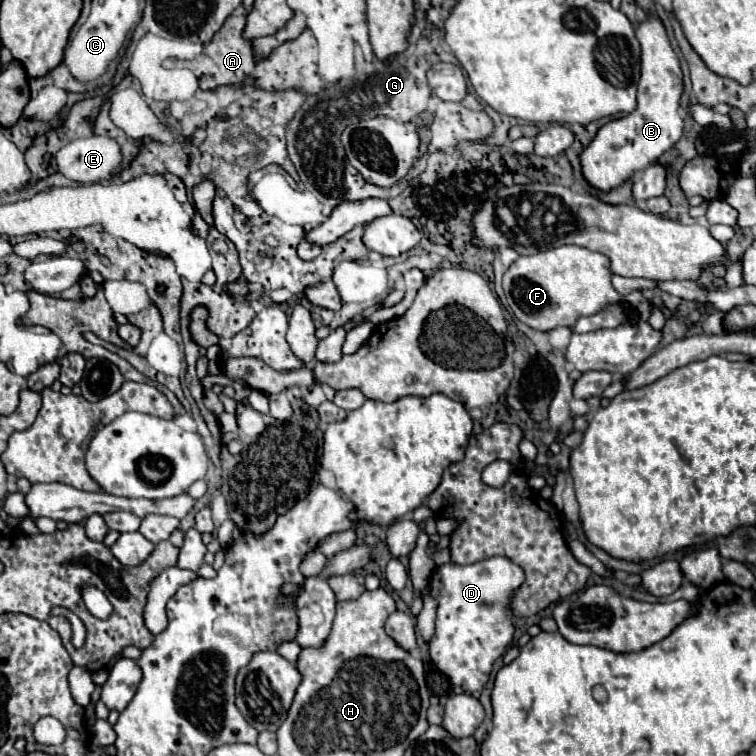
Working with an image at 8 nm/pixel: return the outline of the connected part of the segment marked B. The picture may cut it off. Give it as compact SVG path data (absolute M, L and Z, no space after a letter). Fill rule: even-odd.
M650 15L638 29L638 41L642 45L642 75L638 83L638 107L636 111L602 125L596 137L582 149L580 165L584 179L598 191L612 191L624 185L636 171L646 169L662 153L666 153L682 137L684 121L678 113L682 95L682 71L676 53L670 47L664 25L656 15Z

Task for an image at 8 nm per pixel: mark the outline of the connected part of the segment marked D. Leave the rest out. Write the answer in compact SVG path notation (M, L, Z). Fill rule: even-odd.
M486 559L482 563L472 563L472 565L444 563L436 567L430 581L430 593L438 603L436 633L428 645L434 665L446 677L450 677L452 685L460 685L462 689L468 691L484 689L484 685L490 679L494 661L502 657L514 641L514 611L510 611L510 603L522 583L524 583L524 571L510 559Z

